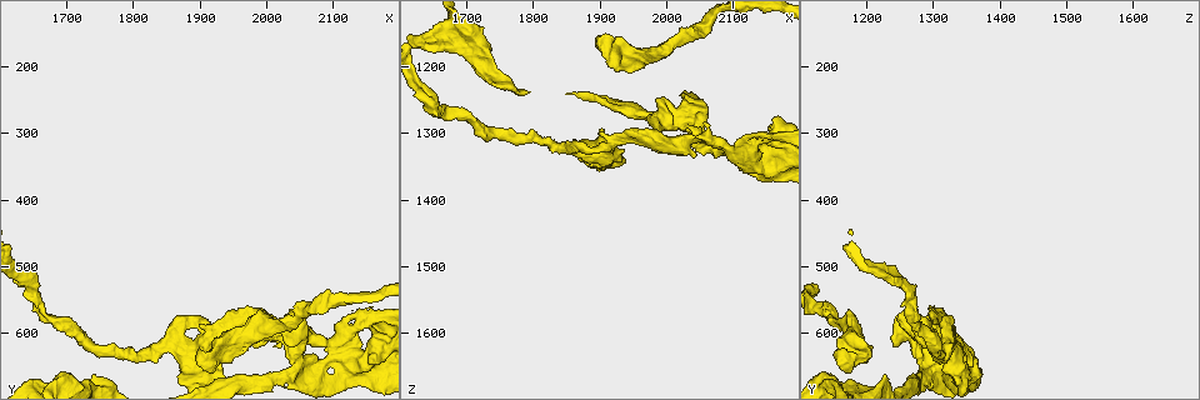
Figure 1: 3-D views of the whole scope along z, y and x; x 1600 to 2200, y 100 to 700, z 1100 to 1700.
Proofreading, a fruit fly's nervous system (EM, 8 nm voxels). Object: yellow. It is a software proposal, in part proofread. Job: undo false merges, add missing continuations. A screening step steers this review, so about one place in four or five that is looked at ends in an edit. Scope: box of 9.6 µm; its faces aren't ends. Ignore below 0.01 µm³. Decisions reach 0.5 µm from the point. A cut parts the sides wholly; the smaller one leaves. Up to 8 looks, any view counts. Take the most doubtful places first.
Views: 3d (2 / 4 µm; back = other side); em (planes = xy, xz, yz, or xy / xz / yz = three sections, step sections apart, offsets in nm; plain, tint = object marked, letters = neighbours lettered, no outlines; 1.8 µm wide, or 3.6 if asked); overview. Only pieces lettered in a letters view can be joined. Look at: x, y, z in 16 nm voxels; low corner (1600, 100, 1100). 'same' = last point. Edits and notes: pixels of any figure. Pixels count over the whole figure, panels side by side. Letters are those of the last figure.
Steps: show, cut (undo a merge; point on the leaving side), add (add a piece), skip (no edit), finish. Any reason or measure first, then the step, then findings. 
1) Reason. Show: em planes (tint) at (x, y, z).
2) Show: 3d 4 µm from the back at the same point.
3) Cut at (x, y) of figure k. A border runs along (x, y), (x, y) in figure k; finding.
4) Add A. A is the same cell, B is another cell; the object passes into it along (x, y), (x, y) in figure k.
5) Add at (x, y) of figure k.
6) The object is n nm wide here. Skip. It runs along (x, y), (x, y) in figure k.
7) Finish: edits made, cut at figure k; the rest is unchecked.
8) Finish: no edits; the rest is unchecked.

A narrow waist. Show: em planes (letters) at (2020, 590, 1150).

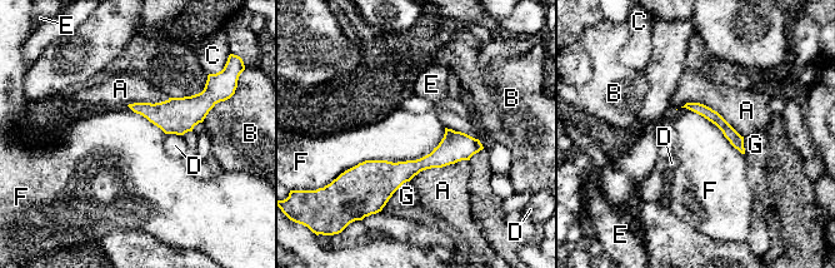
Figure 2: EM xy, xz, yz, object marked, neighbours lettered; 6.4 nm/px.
The longest contact is with F, 750 nm. Skip. A, B, C, D, E, F and G are other cells; it runs along (479, 147), (404, 172), (353, 172) in figure 2; continuous, no second neuron.

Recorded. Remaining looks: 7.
Show: 3d 4 µm at (2140, 635, 1340).

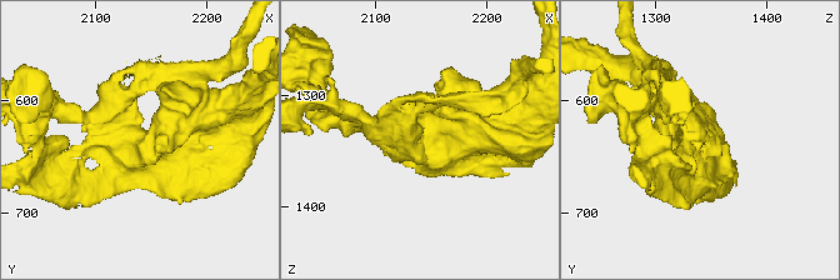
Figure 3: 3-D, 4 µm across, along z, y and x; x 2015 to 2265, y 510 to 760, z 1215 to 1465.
Shape alone is not enough. Show: em 3.6 µm planes (letters) at (2140, 640, 1336).

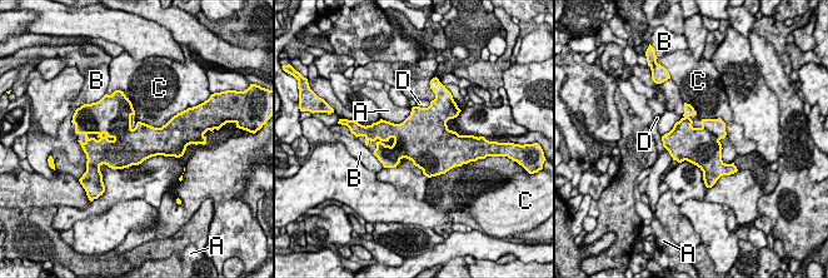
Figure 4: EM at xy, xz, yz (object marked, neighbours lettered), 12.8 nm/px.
The object is 480 nm wide here. Cut at (389, 157) of figure 4. A, B, C and D are other cells; a border runs along (394, 139), (410, 159) in figure 4; a second neuron is stuck on.

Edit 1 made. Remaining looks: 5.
Branch stops here. Show: em planes (tint) at (1740, 665, 1225).

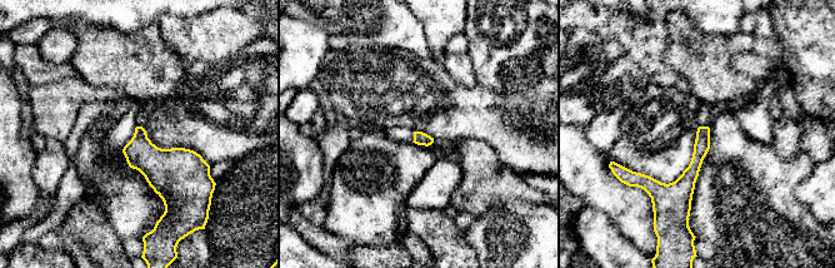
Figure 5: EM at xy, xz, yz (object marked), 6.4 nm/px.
See the neighbours. Show: em planes (letters) at the same point.

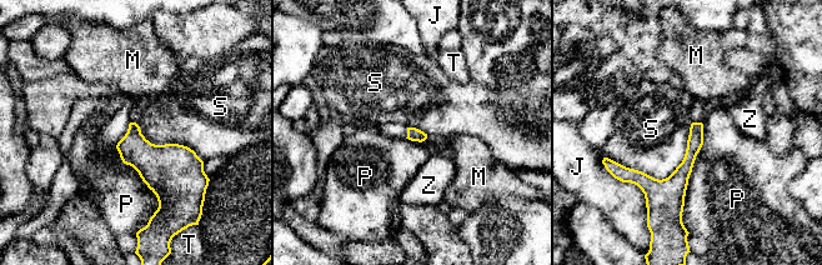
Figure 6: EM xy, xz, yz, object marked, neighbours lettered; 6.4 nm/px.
Skip. J, M, P, S, T and Z are other cells; it runs along (698, 125), (678, 179), (678, 204) in figure 6; none of them fits.

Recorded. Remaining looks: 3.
Finish: edits made, cut at figure 4; the rest is unchecked.

